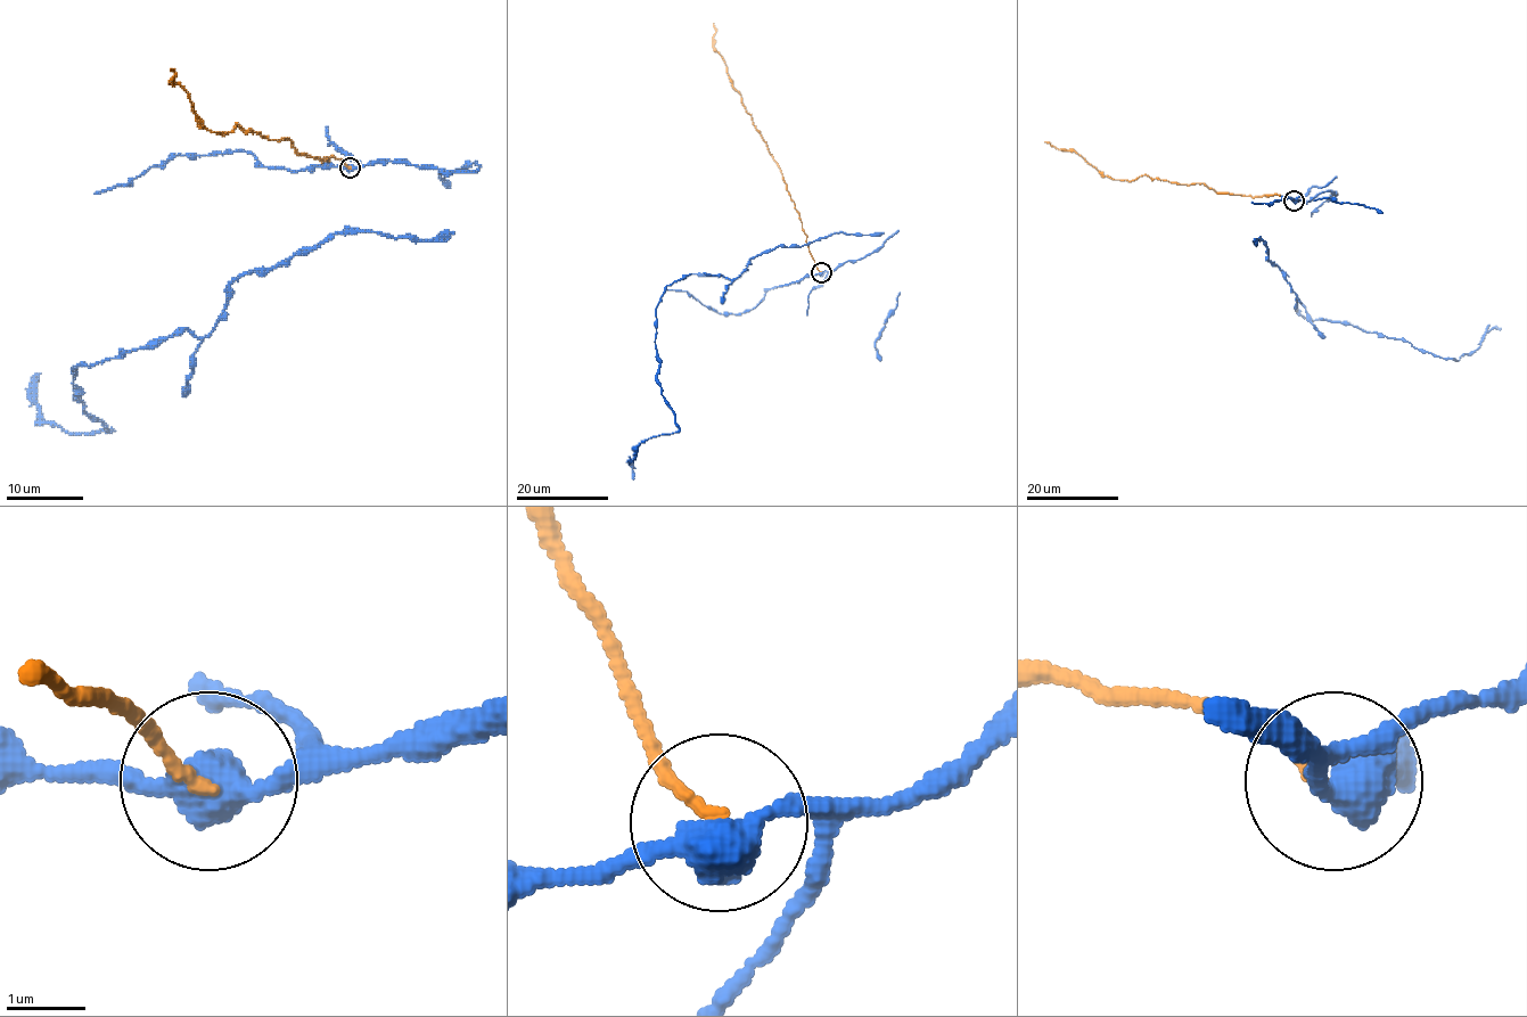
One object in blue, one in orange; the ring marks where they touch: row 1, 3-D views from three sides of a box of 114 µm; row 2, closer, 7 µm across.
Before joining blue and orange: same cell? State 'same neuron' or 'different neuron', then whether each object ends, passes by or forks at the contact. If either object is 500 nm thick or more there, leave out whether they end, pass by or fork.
different neuron; blue passes by; orange ends

